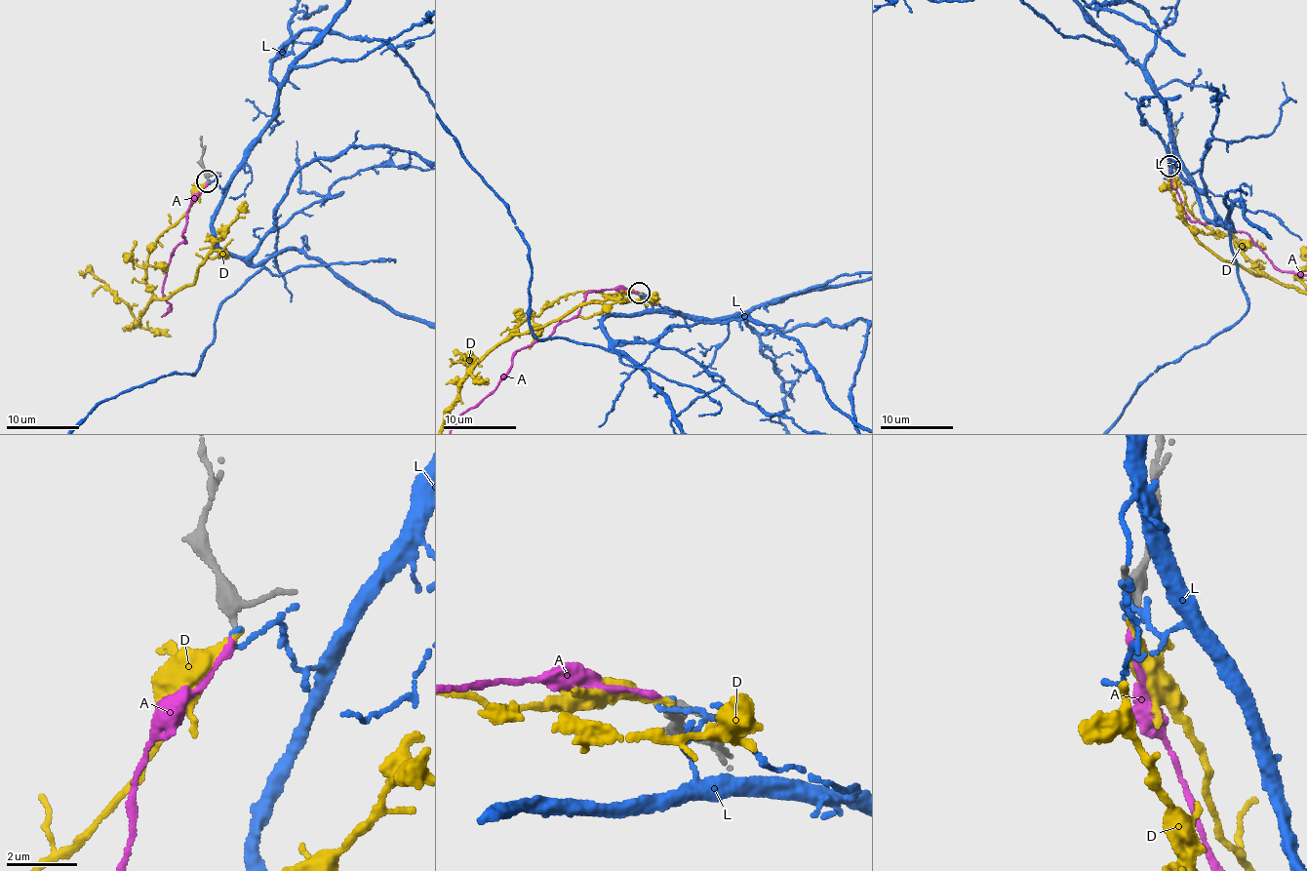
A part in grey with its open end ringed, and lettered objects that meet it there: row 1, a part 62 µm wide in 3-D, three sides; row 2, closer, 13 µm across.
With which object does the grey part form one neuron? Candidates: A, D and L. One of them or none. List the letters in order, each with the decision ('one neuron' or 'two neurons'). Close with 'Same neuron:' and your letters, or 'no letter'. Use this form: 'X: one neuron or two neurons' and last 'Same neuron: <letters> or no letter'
A: one neuron
D: two neurons
L: two neurons
Same neuron: A

